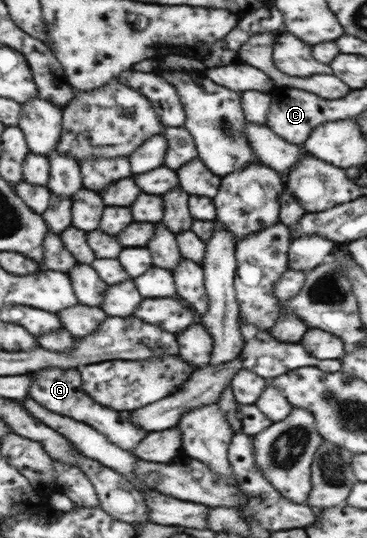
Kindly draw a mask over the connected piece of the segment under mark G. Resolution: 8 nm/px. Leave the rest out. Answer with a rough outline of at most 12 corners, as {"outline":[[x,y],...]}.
{"outline":[[38,371],[28,395],[133,453],[147,437],[130,410],[92,401],[81,373]]}

